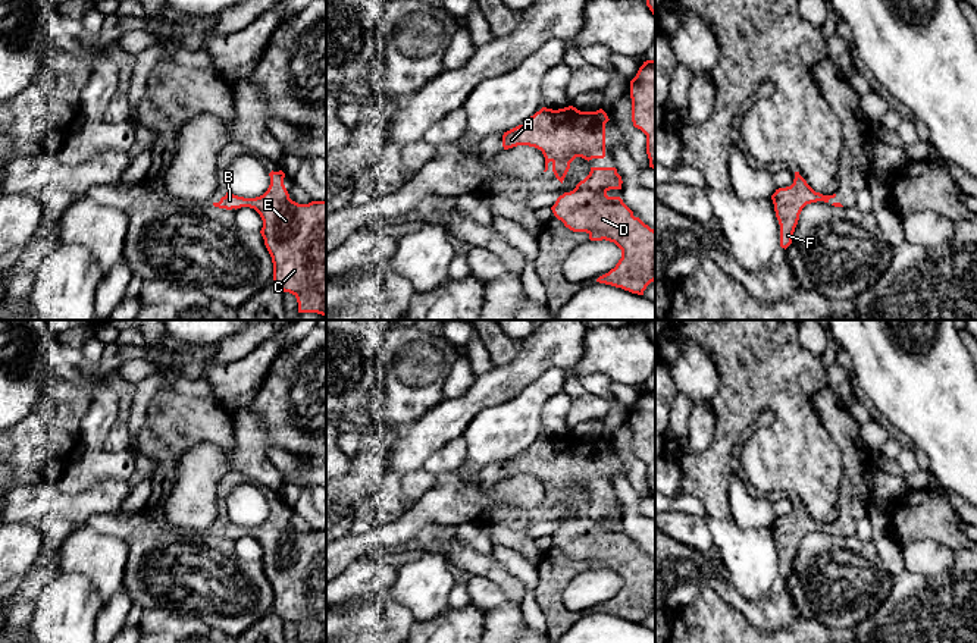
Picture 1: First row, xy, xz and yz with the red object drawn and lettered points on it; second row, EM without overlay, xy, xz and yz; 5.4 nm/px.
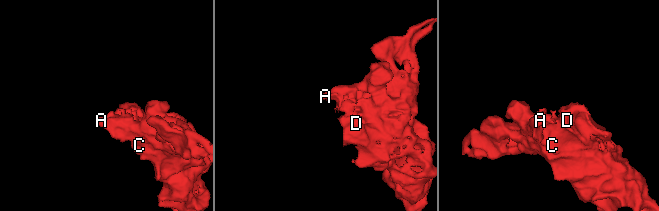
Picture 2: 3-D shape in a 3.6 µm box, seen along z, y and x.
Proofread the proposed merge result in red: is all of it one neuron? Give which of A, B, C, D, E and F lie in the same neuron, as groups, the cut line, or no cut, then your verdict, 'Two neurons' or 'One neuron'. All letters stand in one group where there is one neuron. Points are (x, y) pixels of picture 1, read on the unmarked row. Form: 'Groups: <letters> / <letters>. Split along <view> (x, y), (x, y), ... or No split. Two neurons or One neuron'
Groups: A B C D E F. No split. One neuron

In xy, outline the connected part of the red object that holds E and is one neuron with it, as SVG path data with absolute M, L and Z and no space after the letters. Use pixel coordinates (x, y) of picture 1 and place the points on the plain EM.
M272 499L269 505L270 514L263 524L244 527L228 518L226 524L213 534L226 539L254 537L263 549L260 562L272 586L276 615L297 627L298 642L326 643L326 530L298 533L289 527L282 499Z

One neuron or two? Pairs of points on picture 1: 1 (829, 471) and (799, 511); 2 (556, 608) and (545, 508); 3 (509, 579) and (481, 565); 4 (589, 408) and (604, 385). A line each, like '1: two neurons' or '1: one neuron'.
1: two neurons
2: one neuron
3: one neuron
4: two neurons

